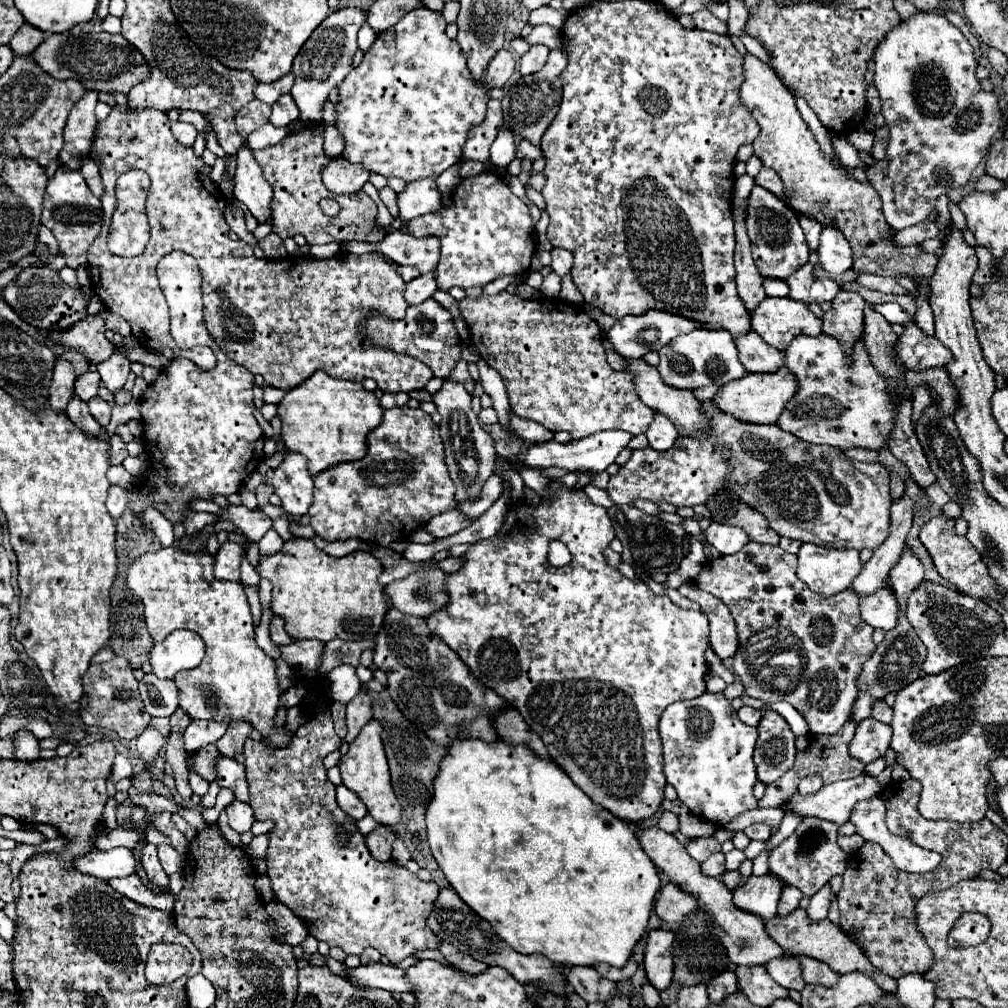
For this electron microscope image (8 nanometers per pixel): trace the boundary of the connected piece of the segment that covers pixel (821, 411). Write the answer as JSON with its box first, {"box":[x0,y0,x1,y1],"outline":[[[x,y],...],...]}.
{"box":[776,332,960,450],"outline":[[[824,332],[818,336],[796,336],[784,354],[786,368],[798,378],[798,392],[790,404],[786,404],[776,424],[810,444],[828,444],[842,450],[888,448],[898,404],[906,398],[912,400],[918,386],[926,386],[930,392],[938,394],[934,406],[942,416],[954,416],[960,404],[960,392],[944,368],[926,368],[916,372],[898,360],[896,366],[902,370],[902,378],[896,388],[890,390],[888,380],[872,364],[864,340],[858,340],[858,344],[850,348],[850,356],[844,356],[844,348],[834,340],[834,336],[826,336]]]}

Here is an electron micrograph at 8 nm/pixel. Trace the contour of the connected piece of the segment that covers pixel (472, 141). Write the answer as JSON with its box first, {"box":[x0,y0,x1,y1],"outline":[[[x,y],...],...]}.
{"box":[462,99,502,160],"outline":[[[490,99],[487,105],[486,116],[482,124],[470,128],[470,136],[462,150],[462,160],[490,160],[490,146],[496,140],[496,134],[502,126],[502,108],[500,101]]]}

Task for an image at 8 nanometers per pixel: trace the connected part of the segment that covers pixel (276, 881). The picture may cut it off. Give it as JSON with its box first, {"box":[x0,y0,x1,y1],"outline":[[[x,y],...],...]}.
{"box":[244,640,438,964],"outline":[[[294,640],[292,644],[278,646],[282,658],[302,674],[302,682],[308,690],[308,720],[294,732],[286,748],[268,748],[264,742],[246,738],[244,764],[250,788],[250,806],[254,818],[264,822],[270,818],[274,828],[268,832],[268,876],[276,900],[288,906],[306,926],[312,936],[328,942],[328,946],[340,946],[346,954],[362,954],[366,946],[376,948],[392,964],[400,964],[406,956],[420,948],[436,948],[438,938],[426,926],[426,918],[432,912],[432,904],[438,896],[434,882],[422,882],[394,860],[380,862],[366,852],[366,836],[356,828],[356,820],[348,816],[336,802],[336,786],[328,780],[322,760],[326,754],[340,748],[342,740],[334,732],[334,720],[330,712],[330,698],[322,688],[324,676],[318,672],[324,656],[324,642],[318,640]]]}

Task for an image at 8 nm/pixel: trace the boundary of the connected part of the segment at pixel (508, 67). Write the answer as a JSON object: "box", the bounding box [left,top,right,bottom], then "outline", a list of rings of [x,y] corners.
{"box":[482,48,516,88],"outline":[[[502,48],[502,52],[498,52],[490,60],[490,64],[486,68],[486,76],[482,76],[482,82],[490,88],[502,88],[508,82],[508,78],[512,76],[514,66],[516,66],[516,62],[514,62],[512,52]]]}

